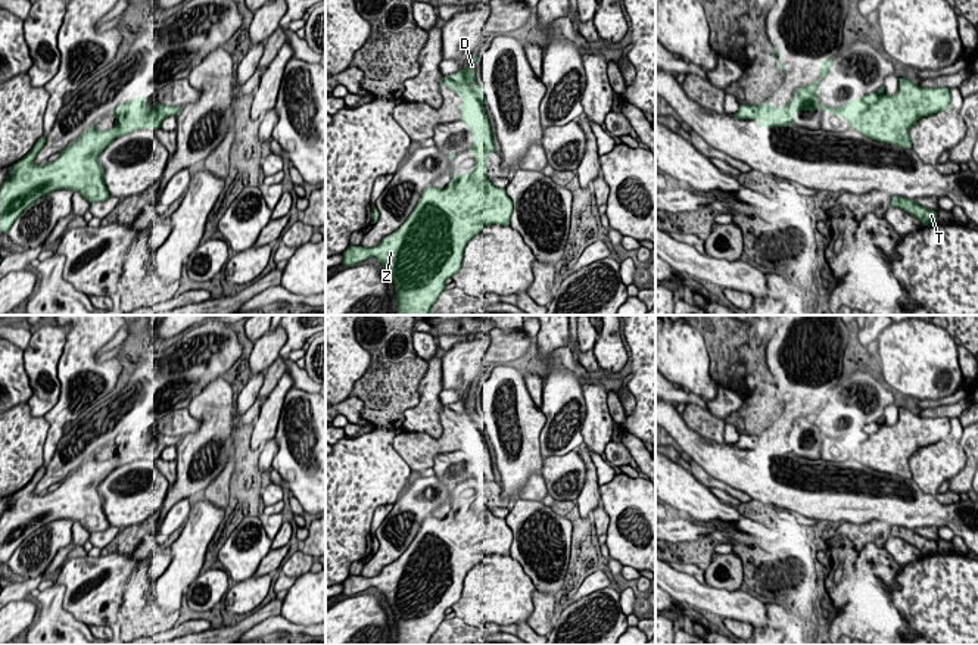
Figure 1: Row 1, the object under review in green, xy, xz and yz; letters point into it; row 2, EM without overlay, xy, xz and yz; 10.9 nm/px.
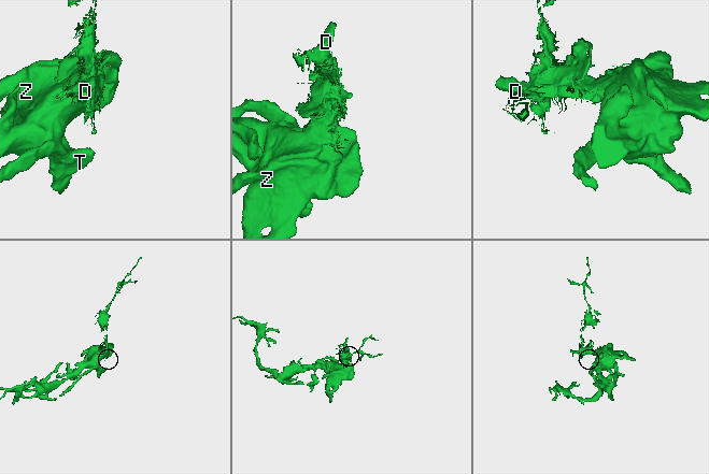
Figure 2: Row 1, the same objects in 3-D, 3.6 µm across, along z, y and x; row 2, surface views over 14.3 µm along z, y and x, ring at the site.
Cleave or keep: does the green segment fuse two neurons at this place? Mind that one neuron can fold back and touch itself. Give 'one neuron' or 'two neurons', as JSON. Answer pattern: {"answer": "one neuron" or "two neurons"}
{"answer": "two neurons"}

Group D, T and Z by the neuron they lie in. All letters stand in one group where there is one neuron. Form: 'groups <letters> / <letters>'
groups D / T Z

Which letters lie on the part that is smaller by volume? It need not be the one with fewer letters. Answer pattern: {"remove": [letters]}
{"remove": ["D"]}

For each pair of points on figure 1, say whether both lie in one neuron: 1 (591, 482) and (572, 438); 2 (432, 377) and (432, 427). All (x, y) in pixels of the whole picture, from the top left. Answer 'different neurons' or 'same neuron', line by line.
1: different neurons
2: same neuron

